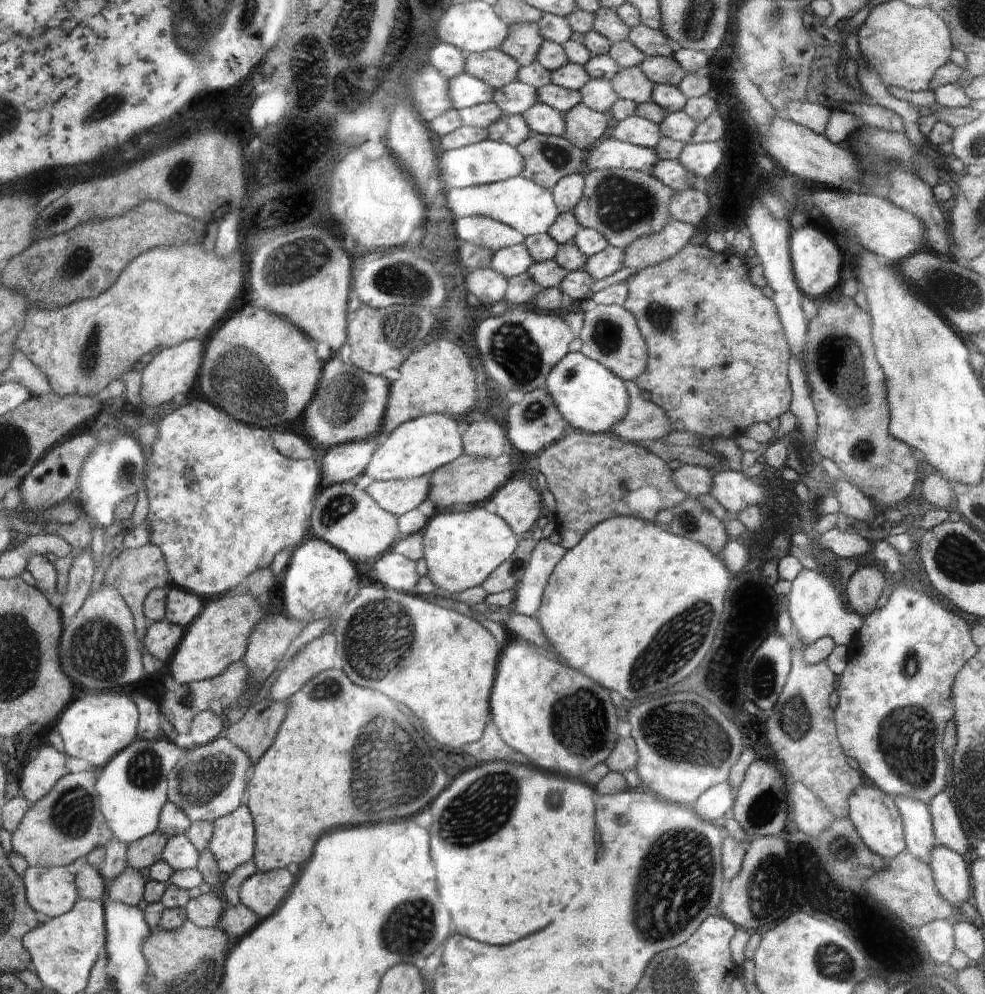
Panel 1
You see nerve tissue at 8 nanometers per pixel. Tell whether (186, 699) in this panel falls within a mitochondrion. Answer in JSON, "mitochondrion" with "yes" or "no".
{"mitochondrion":"yes"}

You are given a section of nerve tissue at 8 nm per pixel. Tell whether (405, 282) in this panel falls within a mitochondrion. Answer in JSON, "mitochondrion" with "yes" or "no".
{"mitochondrion":"yes"}

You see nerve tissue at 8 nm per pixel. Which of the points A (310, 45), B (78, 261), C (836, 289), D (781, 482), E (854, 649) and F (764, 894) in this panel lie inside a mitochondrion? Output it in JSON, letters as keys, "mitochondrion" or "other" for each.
{"A":"other","B":"mitochondrion","C":"other","D":"other","E":"other","F":"mitochondrion"}

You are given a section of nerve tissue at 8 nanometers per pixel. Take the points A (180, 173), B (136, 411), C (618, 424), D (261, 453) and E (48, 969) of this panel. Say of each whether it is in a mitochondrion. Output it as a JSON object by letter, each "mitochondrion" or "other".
{"A":"mitochondrion","B":"other","C":"other","D":"other","E":"other"}

